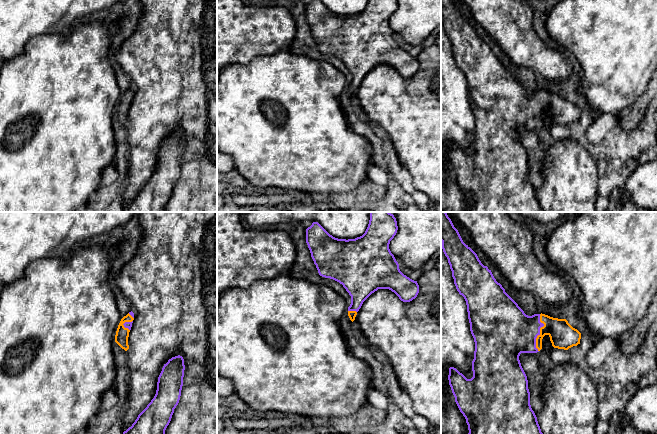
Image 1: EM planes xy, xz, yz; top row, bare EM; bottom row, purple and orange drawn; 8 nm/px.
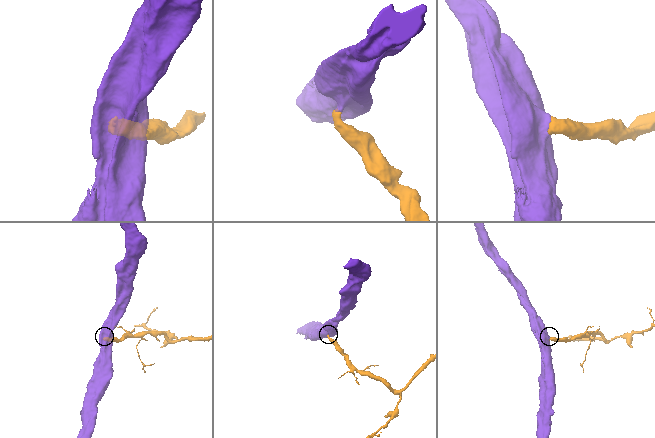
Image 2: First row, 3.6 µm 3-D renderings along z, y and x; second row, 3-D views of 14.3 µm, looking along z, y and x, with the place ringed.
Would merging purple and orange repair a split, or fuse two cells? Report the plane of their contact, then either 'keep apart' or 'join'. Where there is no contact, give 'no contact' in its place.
yz | join

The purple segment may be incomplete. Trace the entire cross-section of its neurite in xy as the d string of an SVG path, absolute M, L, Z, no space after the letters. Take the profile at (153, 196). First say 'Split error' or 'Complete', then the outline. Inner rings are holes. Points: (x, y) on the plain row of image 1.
Complete. M180 131L164 140L154 174L132 202L123 208L123 212L165 212L165 206L180 176L184 146L184 135Z

